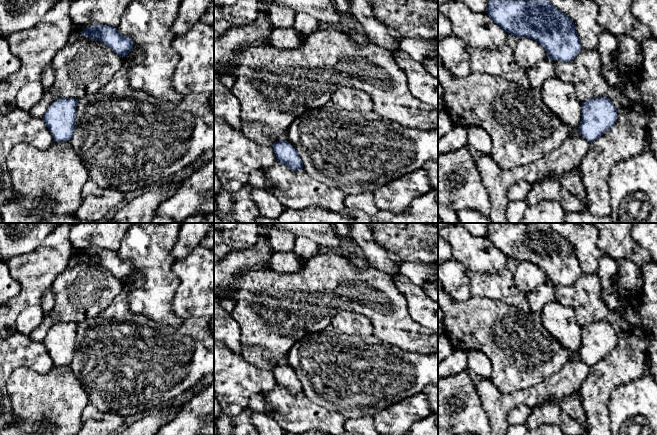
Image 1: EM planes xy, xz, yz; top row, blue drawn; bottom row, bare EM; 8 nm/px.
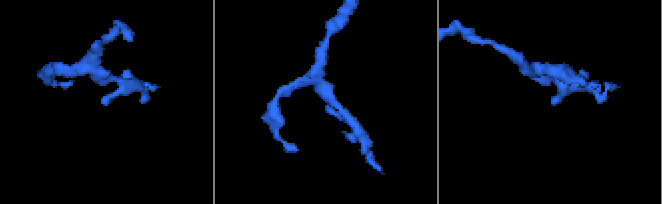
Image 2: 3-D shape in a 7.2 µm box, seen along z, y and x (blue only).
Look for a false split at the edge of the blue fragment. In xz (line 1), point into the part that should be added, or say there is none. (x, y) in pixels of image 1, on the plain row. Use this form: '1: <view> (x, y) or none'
1: none

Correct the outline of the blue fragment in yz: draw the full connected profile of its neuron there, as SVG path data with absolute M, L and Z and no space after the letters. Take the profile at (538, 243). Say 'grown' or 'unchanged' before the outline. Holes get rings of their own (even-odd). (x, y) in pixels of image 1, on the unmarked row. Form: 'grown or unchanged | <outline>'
unchanged | M489 223L486 237L508 258L517 262L527 261L541 268L546 274L547 281L552 284L568 286L573 284L582 274L573 244L558 234L550 226L550 223Z

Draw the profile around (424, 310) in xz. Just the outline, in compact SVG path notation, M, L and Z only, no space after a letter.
M399 273L394 283L407 301L407 308L413 320L438 332L438 302L431 299L421 286L412 283L406 276Z

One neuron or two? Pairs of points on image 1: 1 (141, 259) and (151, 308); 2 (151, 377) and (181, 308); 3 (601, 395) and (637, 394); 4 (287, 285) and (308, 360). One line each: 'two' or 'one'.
1: one
2: two
3: two
4: two

